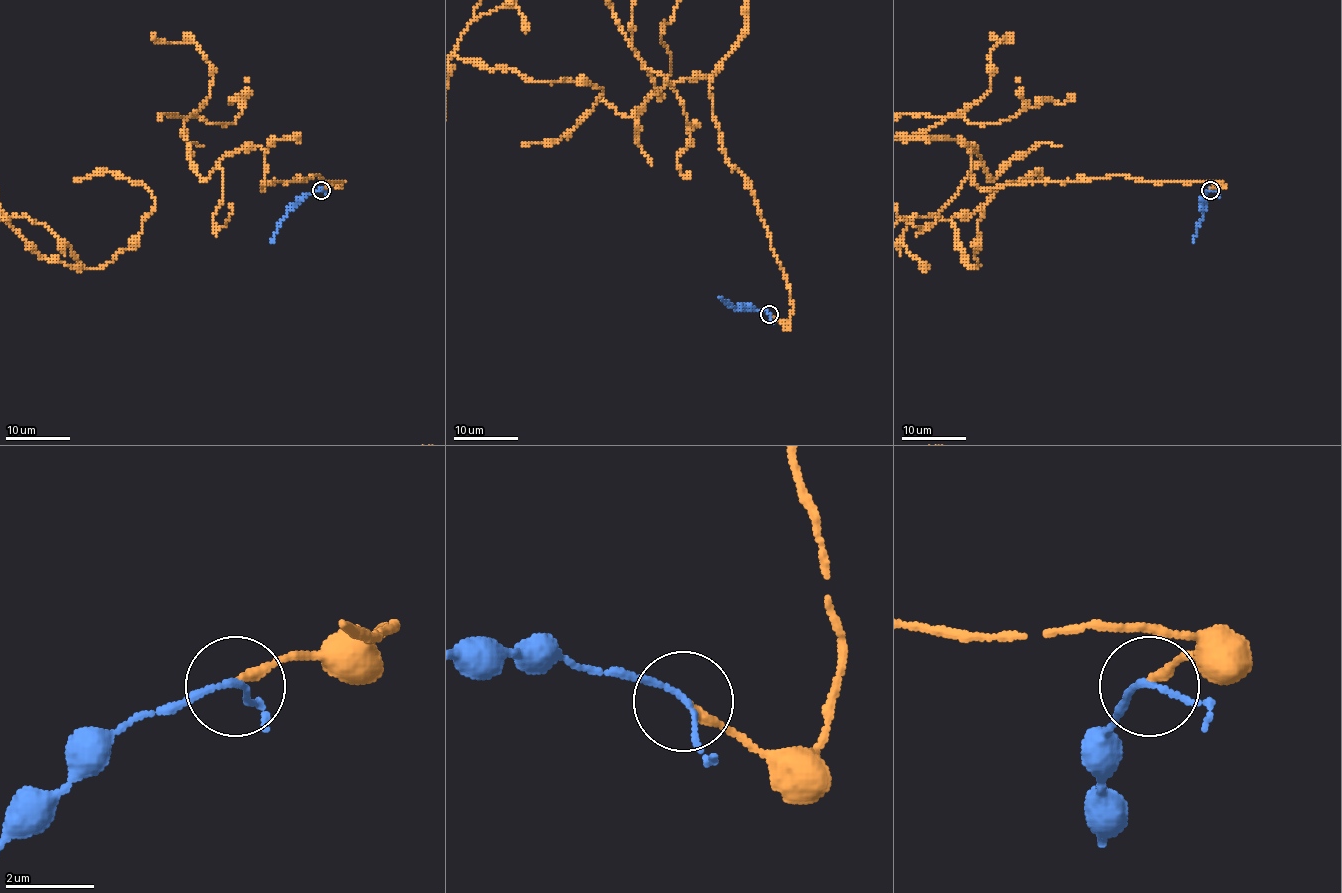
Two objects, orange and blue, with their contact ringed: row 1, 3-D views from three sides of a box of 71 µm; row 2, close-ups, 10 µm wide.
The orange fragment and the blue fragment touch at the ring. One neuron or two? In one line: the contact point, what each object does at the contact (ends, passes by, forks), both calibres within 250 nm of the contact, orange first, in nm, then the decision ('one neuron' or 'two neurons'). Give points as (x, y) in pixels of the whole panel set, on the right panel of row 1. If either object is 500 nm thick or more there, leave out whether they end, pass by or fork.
at (1210, 190); orange ends there; blue passes by; 200 nm thick on the orange side, 120 nm on the other; one neuron

